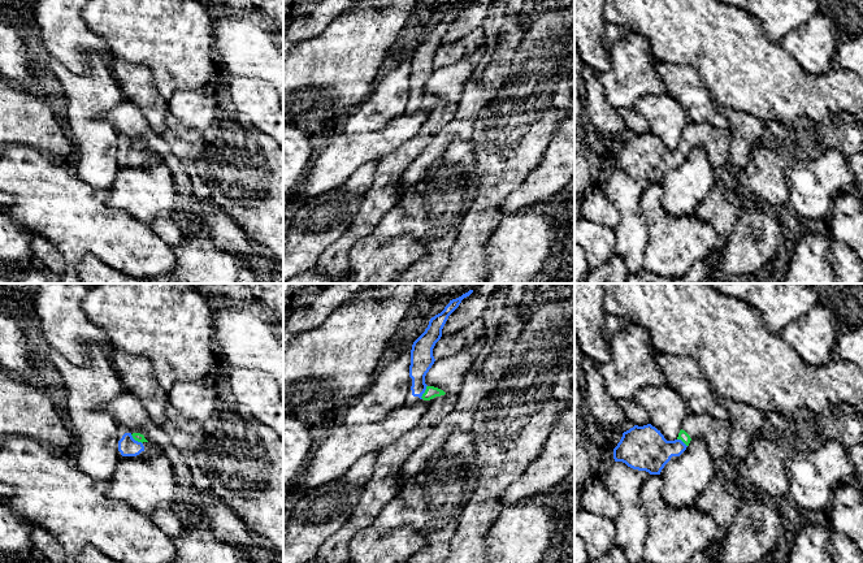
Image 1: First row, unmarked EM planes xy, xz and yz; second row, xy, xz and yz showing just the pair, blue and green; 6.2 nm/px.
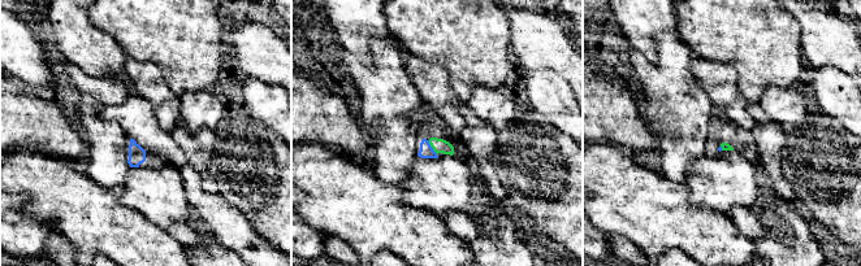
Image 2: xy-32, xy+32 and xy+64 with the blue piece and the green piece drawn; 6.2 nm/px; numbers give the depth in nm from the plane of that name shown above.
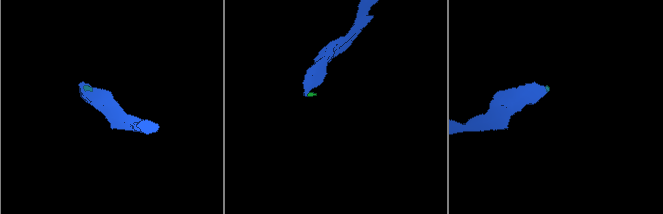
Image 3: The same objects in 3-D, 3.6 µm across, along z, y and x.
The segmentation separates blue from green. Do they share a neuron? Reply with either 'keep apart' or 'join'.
join

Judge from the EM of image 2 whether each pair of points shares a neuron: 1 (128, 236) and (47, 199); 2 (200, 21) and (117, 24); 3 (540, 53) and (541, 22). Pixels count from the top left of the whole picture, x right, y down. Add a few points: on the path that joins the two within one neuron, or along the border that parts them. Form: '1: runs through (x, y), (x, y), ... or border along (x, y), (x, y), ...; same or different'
1: runs through (108, 227), (96, 223), (66, 199); same
2: runs through (180, 21), (138, 21); same
3: runs through (540, 46), (540, 30); same

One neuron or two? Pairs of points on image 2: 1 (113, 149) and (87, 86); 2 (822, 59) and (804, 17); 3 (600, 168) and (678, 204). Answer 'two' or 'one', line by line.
1: one
2: one
3: one

